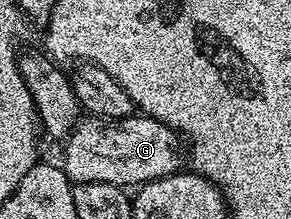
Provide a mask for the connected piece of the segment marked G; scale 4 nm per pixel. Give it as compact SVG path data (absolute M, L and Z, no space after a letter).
M133 114L125 120L85 115L72 127L62 147L62 167L73 184L110 182L121 186L139 186L163 176L173 176L186 164L186 148L181 133L169 124L158 122L153 116L143 114Z

